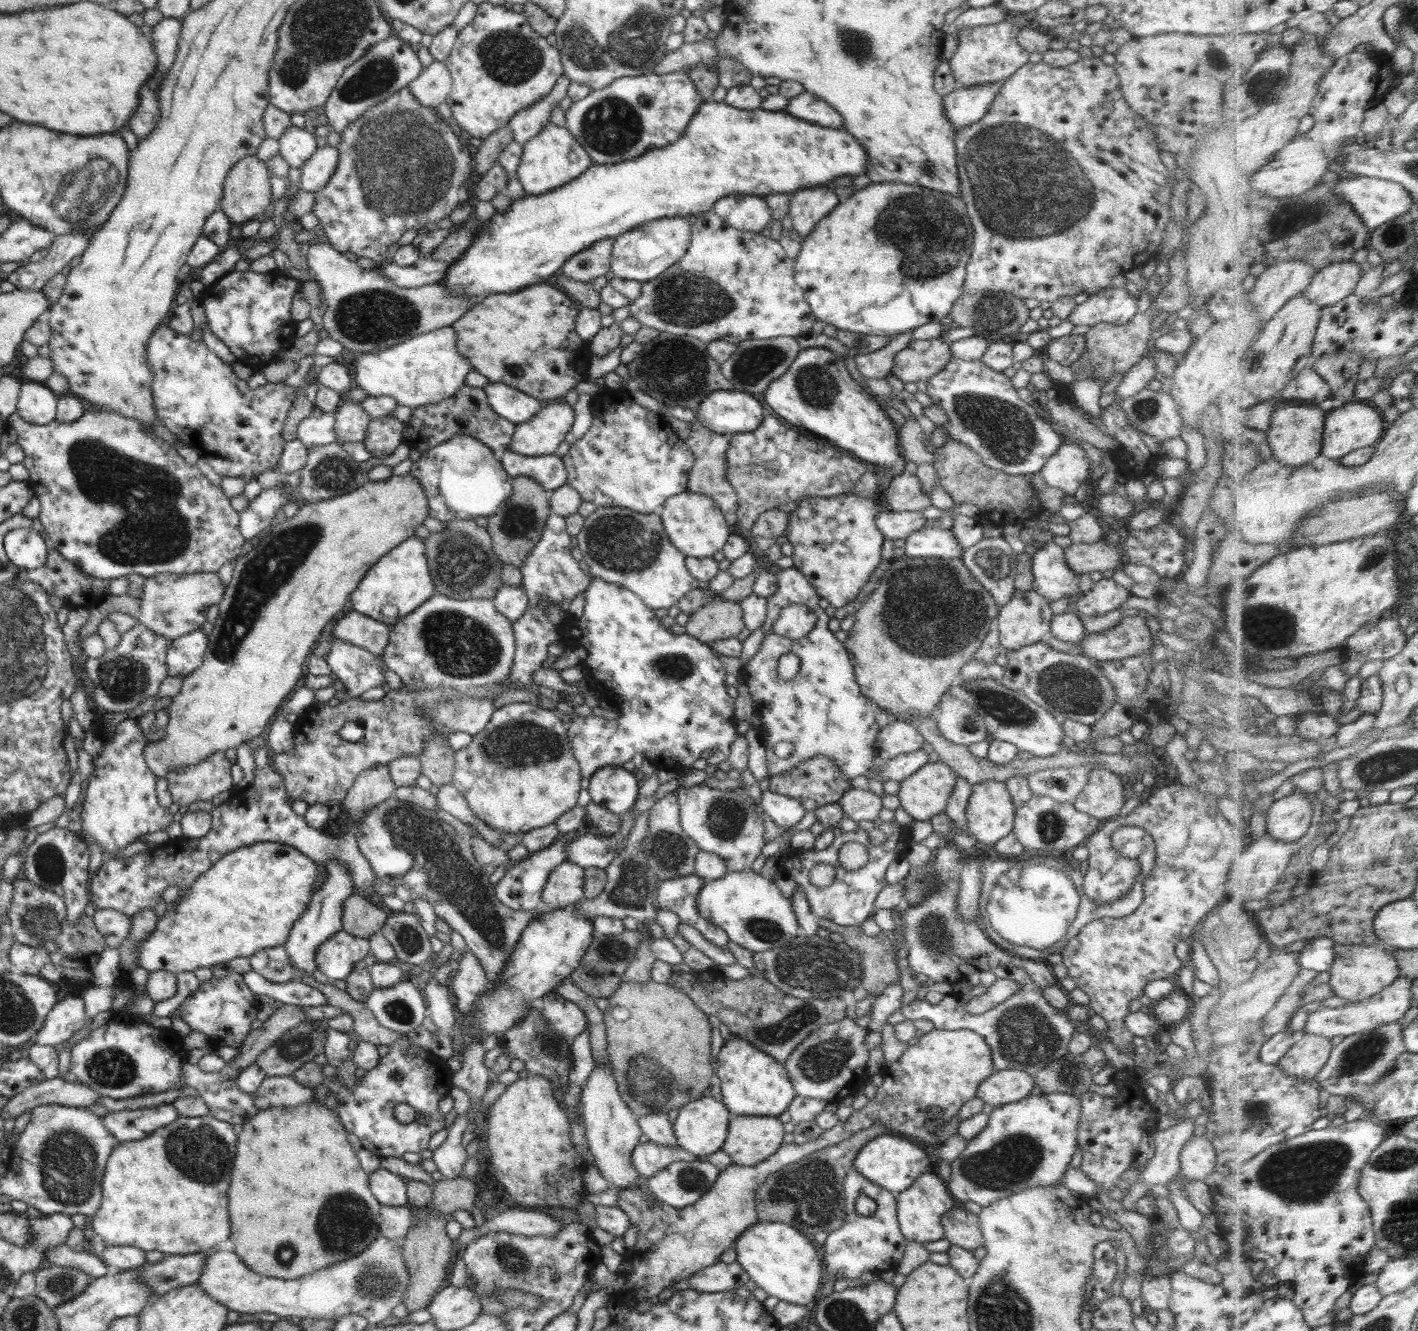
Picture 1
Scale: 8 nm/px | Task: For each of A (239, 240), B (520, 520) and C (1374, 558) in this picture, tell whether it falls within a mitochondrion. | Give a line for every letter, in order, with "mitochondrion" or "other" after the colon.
A: other
B: mitochondrion
C: mitochondrion

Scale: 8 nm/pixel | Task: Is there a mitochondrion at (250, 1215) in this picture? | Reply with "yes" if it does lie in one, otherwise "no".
no

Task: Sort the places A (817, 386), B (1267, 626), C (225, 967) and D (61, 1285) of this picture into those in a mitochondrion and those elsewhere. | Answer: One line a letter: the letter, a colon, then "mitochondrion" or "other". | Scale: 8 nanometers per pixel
A: mitochondrion
B: mitochondrion
C: other
D: mitochondrion

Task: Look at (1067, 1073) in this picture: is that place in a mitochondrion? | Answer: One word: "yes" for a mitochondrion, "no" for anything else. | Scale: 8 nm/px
yes

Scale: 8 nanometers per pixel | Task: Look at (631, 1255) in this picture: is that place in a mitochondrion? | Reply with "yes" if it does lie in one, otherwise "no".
no

